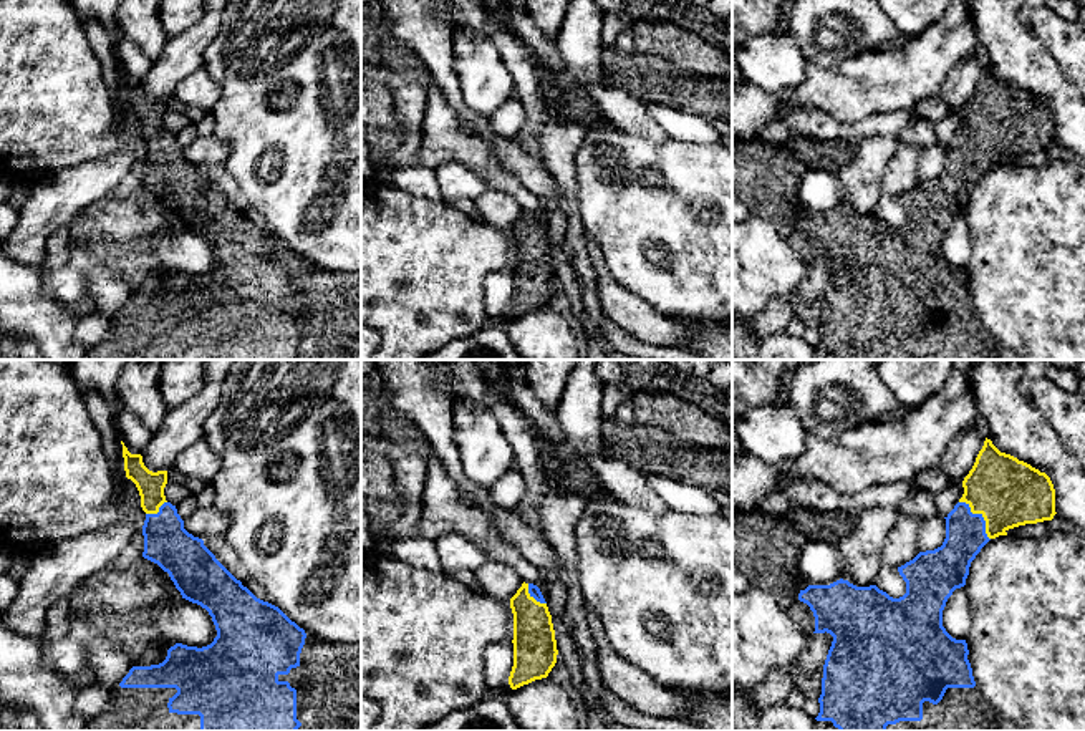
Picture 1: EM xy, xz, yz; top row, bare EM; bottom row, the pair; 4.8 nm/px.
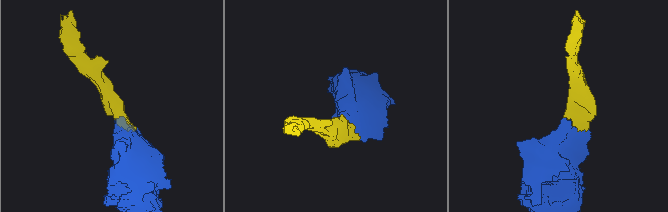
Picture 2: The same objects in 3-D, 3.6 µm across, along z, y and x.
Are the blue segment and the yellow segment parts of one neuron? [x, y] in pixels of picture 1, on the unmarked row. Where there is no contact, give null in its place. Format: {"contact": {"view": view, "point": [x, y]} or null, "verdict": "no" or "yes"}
{"contact": {"view": "yz", "point": [981, 145]}, "verdict": "yes"}

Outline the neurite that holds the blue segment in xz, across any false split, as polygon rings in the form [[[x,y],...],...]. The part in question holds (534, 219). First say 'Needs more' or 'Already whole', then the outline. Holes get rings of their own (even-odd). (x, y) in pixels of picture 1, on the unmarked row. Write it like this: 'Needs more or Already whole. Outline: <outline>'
Needs more. Outline: [[[522,212],[510,227],[514,242],[514,295],[509,313],[517,318],[547,307],[557,292],[557,269],[547,230],[533,212]]]

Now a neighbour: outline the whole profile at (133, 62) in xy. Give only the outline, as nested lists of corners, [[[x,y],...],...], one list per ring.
[[[126,36],[118,40],[114,53],[119,61],[119,68],[131,83],[141,83],[152,66],[142,50]]]

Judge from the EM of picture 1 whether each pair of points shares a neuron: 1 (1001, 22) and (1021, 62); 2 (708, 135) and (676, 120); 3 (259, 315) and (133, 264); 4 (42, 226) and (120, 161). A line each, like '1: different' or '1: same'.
1: same
2: same
3: different
4: same

